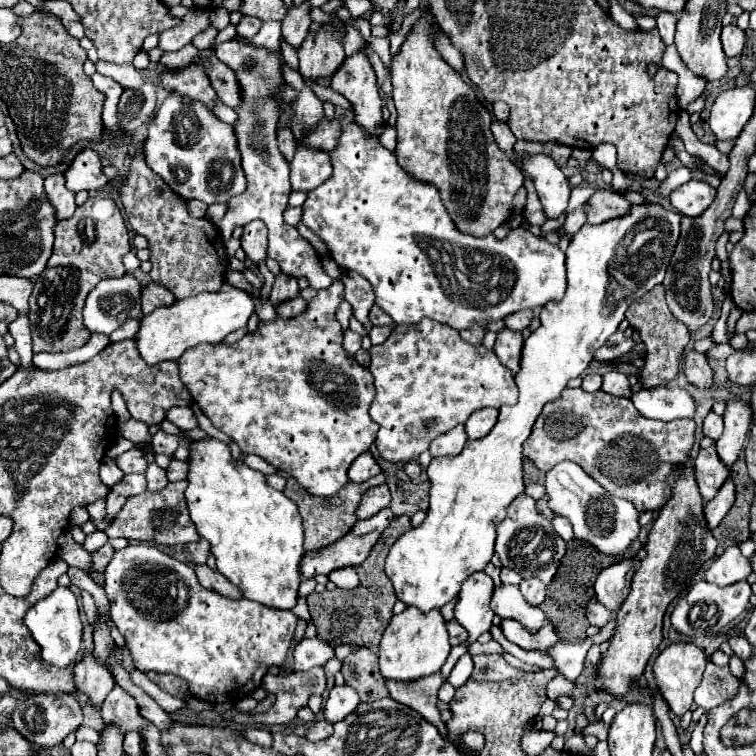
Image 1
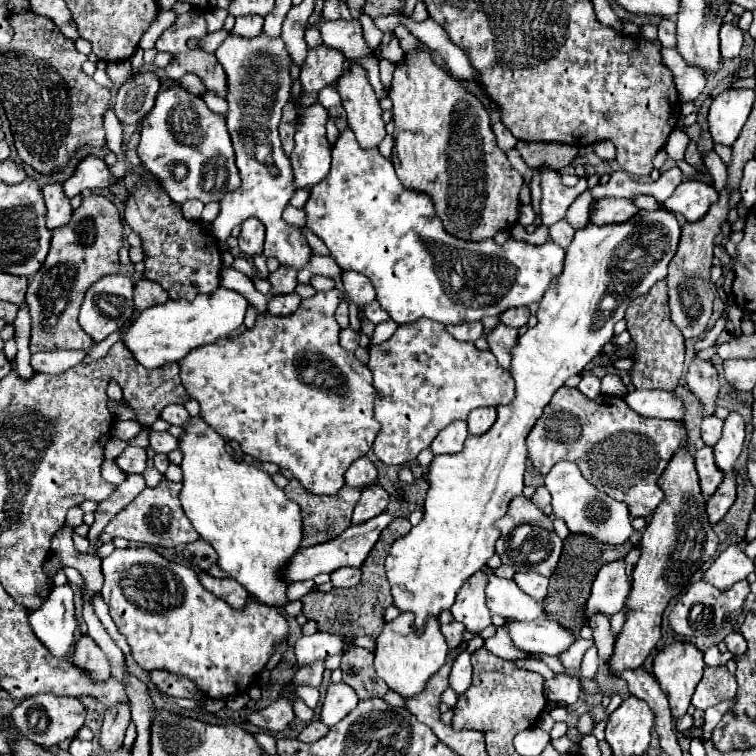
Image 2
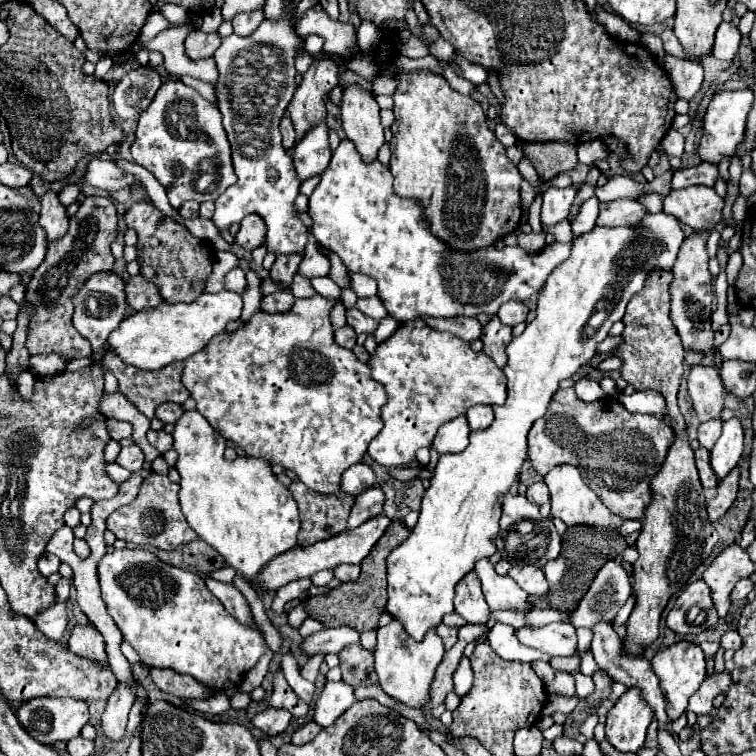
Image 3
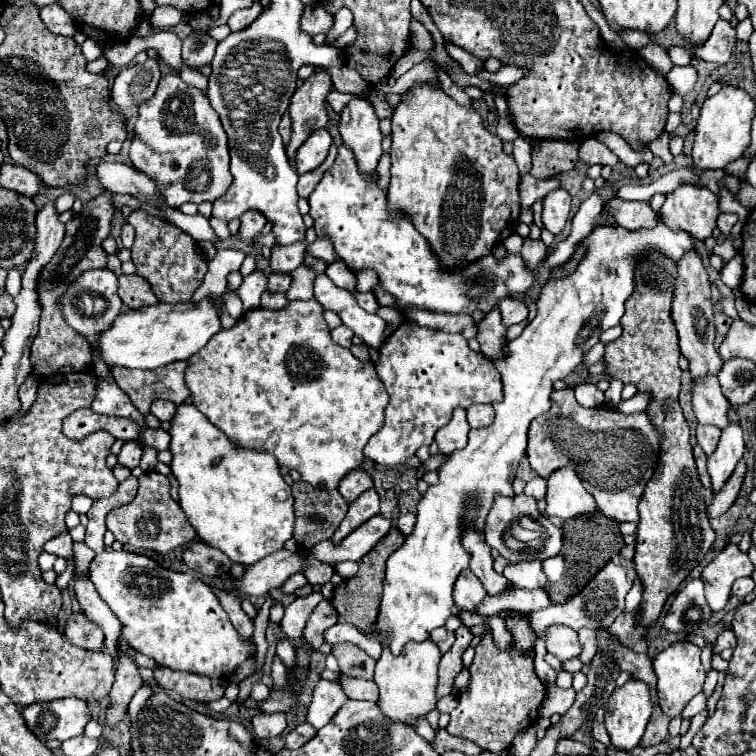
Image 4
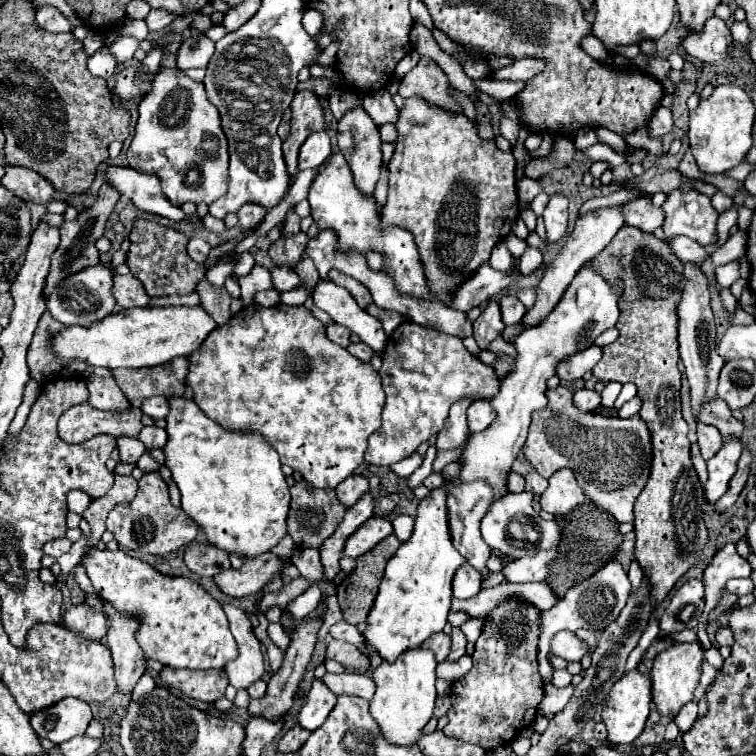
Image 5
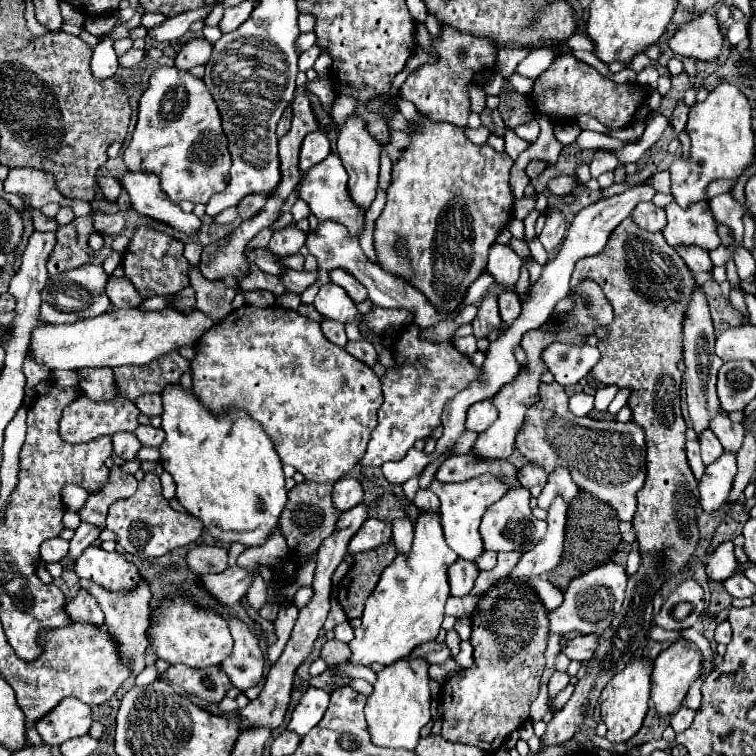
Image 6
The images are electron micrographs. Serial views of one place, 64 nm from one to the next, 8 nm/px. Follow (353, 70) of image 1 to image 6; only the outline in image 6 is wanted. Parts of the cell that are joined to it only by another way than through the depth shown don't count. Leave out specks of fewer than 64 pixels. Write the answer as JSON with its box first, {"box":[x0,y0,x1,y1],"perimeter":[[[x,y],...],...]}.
{"box":[338,116,382,208],"perimeter":[[[350,116],[338,132],[338,154],[342,158],[344,168],[348,170],[348,176],[350,176],[348,190],[352,192],[352,200],[356,200],[356,204],[360,204],[362,208],[368,208],[376,196],[378,170],[380,170],[380,150],[382,150],[382,146],[368,132],[368,126],[364,124],[364,120],[358,116]]]}

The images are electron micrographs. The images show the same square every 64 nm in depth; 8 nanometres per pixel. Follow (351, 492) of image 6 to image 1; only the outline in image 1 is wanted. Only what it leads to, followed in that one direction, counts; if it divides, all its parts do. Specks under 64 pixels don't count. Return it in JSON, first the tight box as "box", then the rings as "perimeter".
{"box":[348,452,382,482],"perimeter":[[[364,452],[362,456],[358,456],[358,460],[350,466],[350,472],[348,472],[348,478],[352,482],[366,482],[370,480],[372,476],[380,474],[382,468],[378,466],[378,462],[374,460],[374,456],[370,452]]]}

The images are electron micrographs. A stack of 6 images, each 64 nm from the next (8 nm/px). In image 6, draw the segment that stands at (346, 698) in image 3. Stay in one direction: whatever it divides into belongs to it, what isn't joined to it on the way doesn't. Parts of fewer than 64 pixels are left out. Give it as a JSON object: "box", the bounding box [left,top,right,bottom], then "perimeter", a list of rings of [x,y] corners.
{"box":[288,688,330,736],"perimeter":[[[308,688],[308,692],[302,696],[300,704],[292,712],[288,730],[296,730],[300,736],[304,736],[324,718],[328,704],[330,704],[330,694],[326,690]]]}

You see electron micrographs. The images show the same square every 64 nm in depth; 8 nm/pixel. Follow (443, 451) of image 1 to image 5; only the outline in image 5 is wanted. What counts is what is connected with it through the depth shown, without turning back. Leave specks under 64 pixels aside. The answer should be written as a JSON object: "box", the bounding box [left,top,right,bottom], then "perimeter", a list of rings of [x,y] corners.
{"box":[436,400,468,450],"perimeter":[[[460,400],[452,406],[452,412],[446,420],[446,426],[437,434],[436,447],[438,450],[452,450],[458,448],[466,442],[468,438],[468,424],[466,408],[468,408],[468,400]]]}

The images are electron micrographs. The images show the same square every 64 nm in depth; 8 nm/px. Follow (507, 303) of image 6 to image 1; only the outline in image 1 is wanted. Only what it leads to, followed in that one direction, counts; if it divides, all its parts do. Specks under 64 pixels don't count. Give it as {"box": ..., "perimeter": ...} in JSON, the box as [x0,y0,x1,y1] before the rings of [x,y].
{"box":[504,312,532,332],"perimeter":[[[514,312],[512,316],[508,316],[508,320],[504,320],[506,322],[506,328],[508,330],[512,330],[512,332],[522,332],[522,330],[526,330],[528,326],[530,326],[530,322],[532,322],[532,312]]]}

